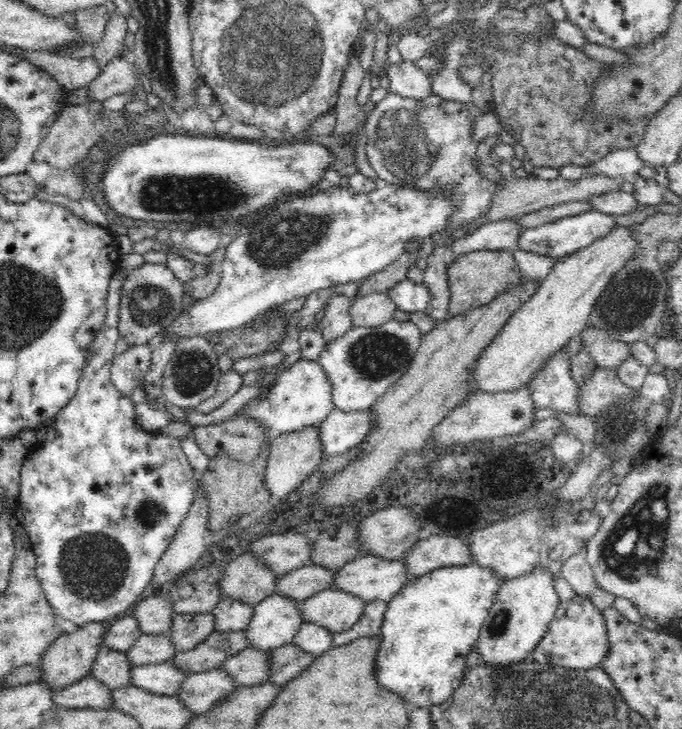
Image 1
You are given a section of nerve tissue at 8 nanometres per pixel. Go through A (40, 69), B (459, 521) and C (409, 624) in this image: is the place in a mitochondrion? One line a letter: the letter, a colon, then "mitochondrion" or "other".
A: other
B: other
C: other

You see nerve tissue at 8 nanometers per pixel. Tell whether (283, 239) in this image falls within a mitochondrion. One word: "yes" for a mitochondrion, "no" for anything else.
yes

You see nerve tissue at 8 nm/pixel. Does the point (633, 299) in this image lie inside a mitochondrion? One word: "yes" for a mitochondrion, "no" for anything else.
yes

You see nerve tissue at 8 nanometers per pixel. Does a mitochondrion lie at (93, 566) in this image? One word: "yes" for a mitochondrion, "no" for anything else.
yes

